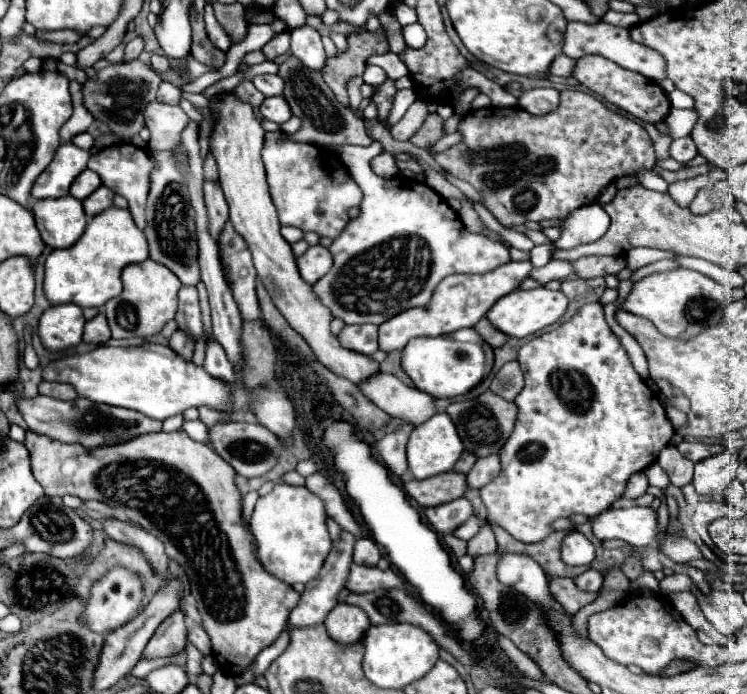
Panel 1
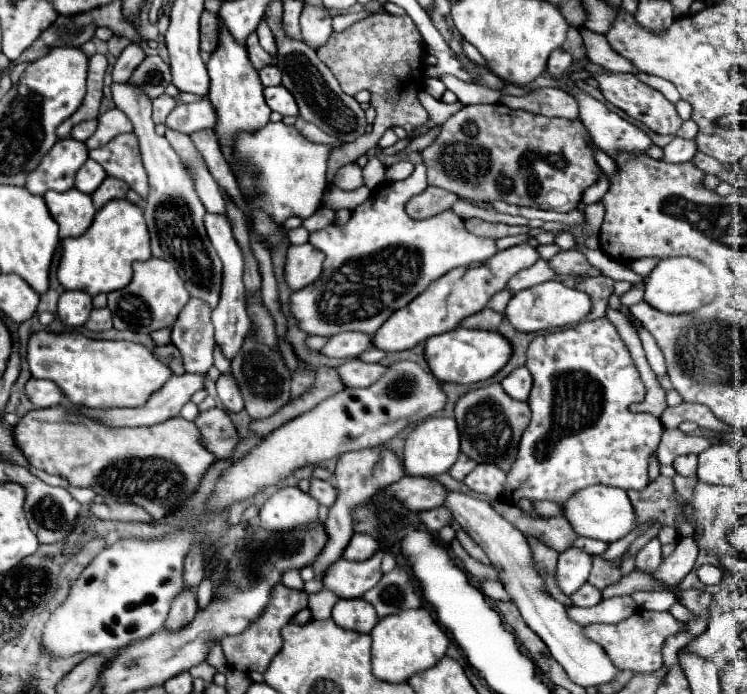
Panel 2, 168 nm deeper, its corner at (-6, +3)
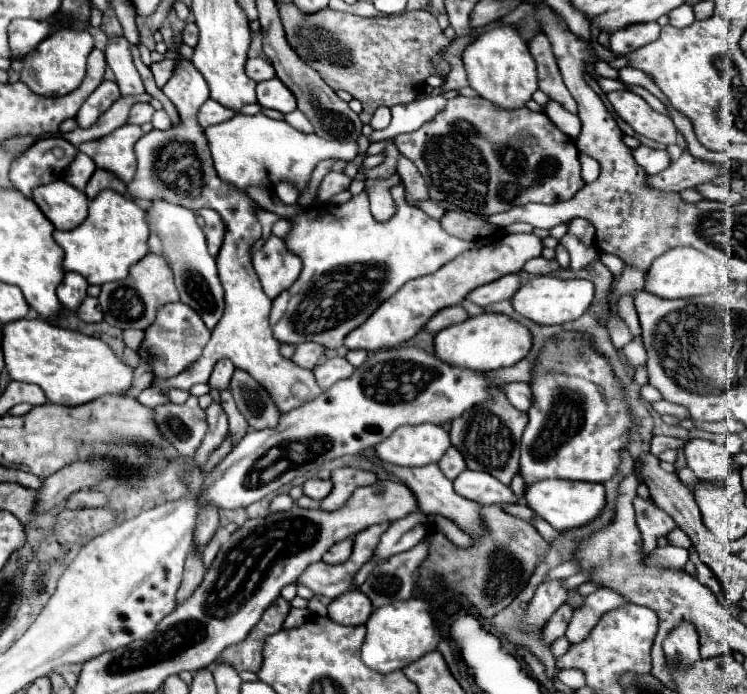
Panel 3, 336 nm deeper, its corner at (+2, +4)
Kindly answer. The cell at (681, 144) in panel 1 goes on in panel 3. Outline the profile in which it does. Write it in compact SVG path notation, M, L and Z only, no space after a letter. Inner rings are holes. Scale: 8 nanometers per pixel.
M637 146L631 150L635 162L645 170L645 174L659 174L661 170L665 170L671 162L665 150L653 150L647 146Z

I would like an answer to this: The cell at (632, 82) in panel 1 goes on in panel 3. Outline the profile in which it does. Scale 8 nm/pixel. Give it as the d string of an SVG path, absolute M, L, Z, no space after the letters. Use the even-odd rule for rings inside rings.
M629 90L607 94L613 110L625 120L637 134L651 138L663 146L675 144L675 124L669 116L655 112L641 96Z

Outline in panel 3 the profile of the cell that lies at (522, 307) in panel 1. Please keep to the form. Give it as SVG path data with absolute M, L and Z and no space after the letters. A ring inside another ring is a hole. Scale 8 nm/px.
M537 276L523 284L521 290L517 290L517 294L513 296L513 308L521 316L537 324L565 324L577 320L581 314L587 312L593 302L593 292L595 286L589 280L561 280L555 276Z

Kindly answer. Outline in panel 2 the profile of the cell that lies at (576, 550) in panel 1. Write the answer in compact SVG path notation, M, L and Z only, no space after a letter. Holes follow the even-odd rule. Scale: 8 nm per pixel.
M569 547L559 553L557 585L565 595L573 595L589 577L593 557L577 547Z

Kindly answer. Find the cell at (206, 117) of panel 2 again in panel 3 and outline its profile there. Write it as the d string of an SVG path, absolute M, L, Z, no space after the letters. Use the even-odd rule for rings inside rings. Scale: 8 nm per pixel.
M209 98L209 100L201 106L201 110L199 110L199 114L197 114L197 120L199 120L199 124L205 128L205 126L213 126L213 124L225 122L225 120L229 120L229 118L233 118L233 116L235 116L235 110L229 110L229 108L221 106L219 102L215 102L215 100Z

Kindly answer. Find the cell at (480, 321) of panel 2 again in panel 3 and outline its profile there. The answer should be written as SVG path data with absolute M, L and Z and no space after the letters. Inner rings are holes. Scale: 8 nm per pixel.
M449 306L449 308L445 308L445 310L439 310L423 328L427 330L427 332L439 332L439 330L443 330L443 328L447 328L447 326L451 326L451 324L457 324L457 322L463 322L463 320L467 320L469 316L467 316L467 312L461 308L461 306Z

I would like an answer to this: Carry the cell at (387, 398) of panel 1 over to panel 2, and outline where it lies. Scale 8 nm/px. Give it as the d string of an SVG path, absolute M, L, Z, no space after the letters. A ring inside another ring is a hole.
M349 359L339 367L341 381L347 387L371 387L381 375L385 367L379 363L363 363L361 359Z

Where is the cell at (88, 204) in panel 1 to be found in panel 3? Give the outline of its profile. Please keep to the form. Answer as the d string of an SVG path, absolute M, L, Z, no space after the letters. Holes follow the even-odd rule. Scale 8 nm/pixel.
M95 170L95 174L93 174L93 178L89 180L89 184L87 184L87 188L85 188L85 194L89 196L89 198L95 198L101 190L105 190L105 188L111 188L111 190L115 190L115 192L119 192L119 194L125 194L125 182L121 182L121 178L117 178L113 172L109 172L109 170Z

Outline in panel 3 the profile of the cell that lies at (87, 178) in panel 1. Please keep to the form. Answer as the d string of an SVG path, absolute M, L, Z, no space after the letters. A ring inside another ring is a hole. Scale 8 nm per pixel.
M77 152L77 156L73 158L73 162L65 168L63 180L65 180L65 182L69 182L71 186L79 188L79 190L85 190L85 186L87 186L89 178L93 176L95 168L97 168L97 166L95 166L95 162L93 162L87 154Z

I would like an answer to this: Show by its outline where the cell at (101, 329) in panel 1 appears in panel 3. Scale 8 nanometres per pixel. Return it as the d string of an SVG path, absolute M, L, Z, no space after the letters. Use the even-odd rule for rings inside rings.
M87 296L87 298L81 302L81 306L77 308L77 314L79 314L79 318L85 320L85 322L101 322L101 320L103 320L99 300L97 300L97 298L91 298L91 296Z

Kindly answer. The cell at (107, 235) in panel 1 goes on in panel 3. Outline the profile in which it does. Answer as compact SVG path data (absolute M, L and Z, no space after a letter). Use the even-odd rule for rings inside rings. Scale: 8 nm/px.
M103 190L89 202L89 216L81 226L69 232L55 230L53 238L65 252L63 268L67 272L79 272L89 284L101 286L105 282L123 280L129 274L129 268L149 254L149 226L145 218L147 212L131 198L117 194L115 190Z

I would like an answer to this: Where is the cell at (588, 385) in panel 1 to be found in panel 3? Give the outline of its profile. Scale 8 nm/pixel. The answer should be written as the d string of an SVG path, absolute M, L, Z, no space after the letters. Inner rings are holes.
M561 332L551 342L547 342L541 364L535 370L531 382L535 402L529 410L529 424L521 438L521 476L525 484L533 484L545 478L563 480L585 480L585 482L605 482L619 466L619 450L627 442L627 434L633 426L633 418L621 398L619 380L613 376L607 358L591 348L585 336L575 332Z

